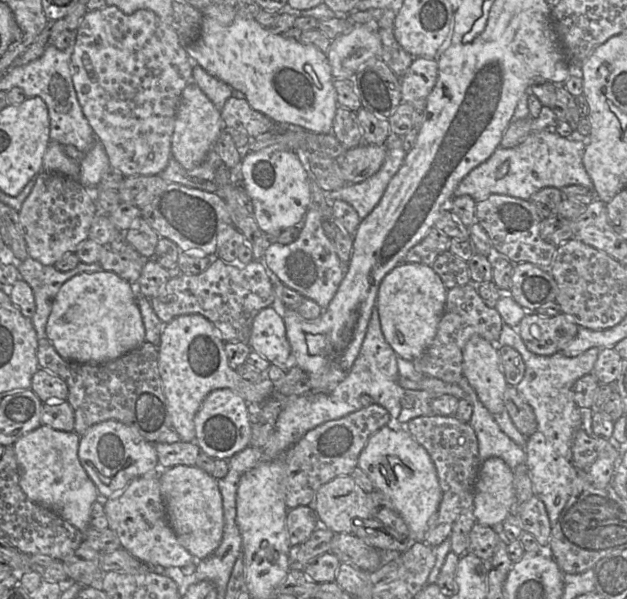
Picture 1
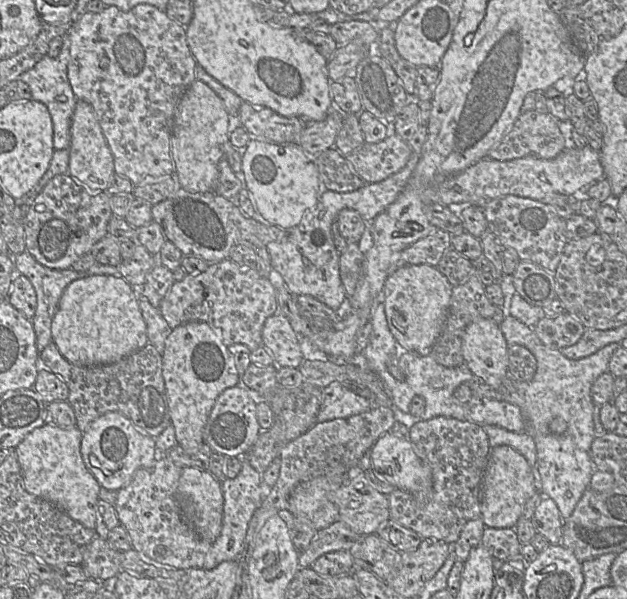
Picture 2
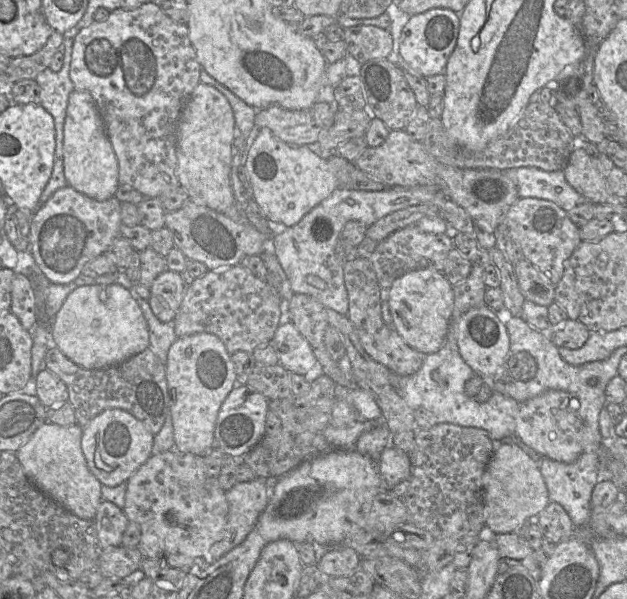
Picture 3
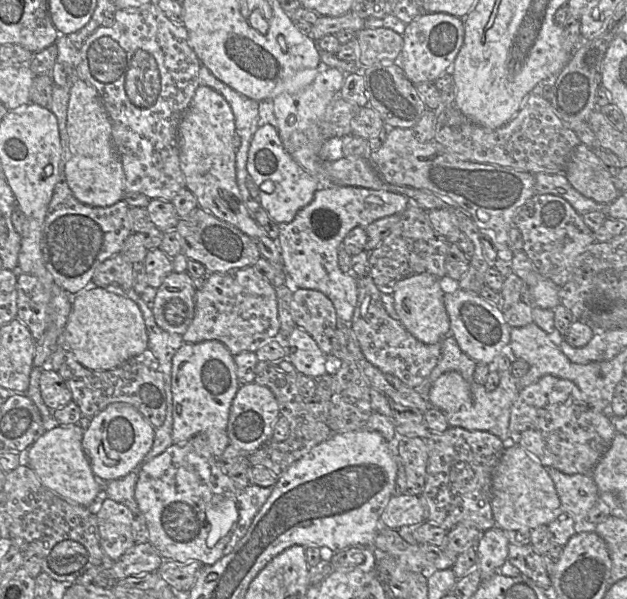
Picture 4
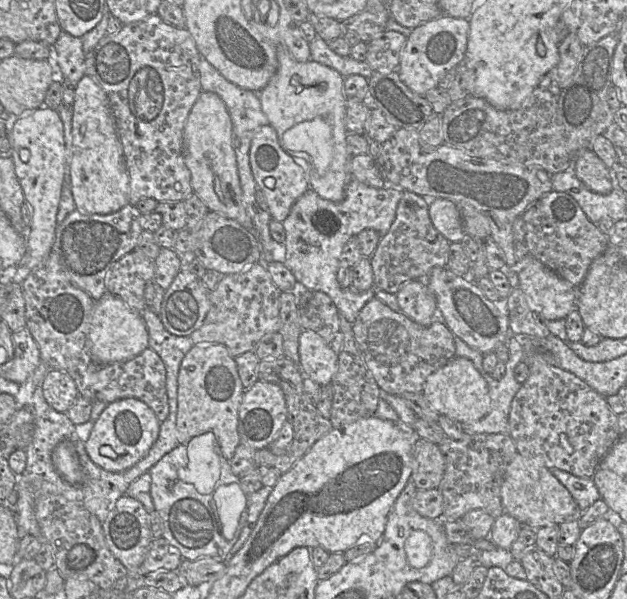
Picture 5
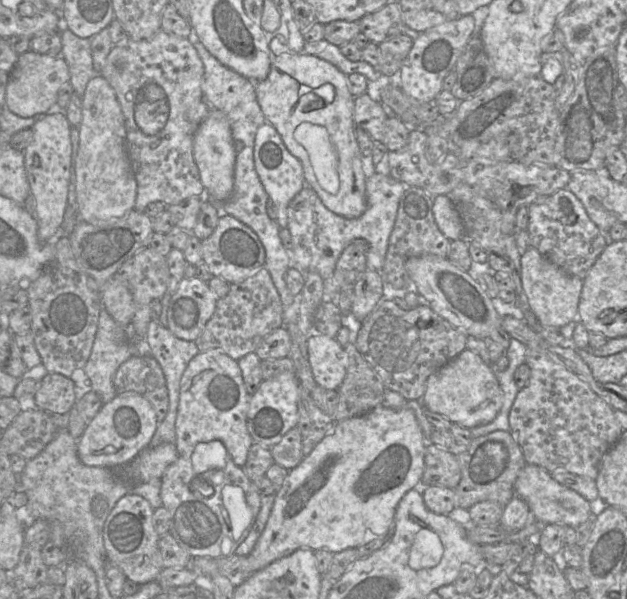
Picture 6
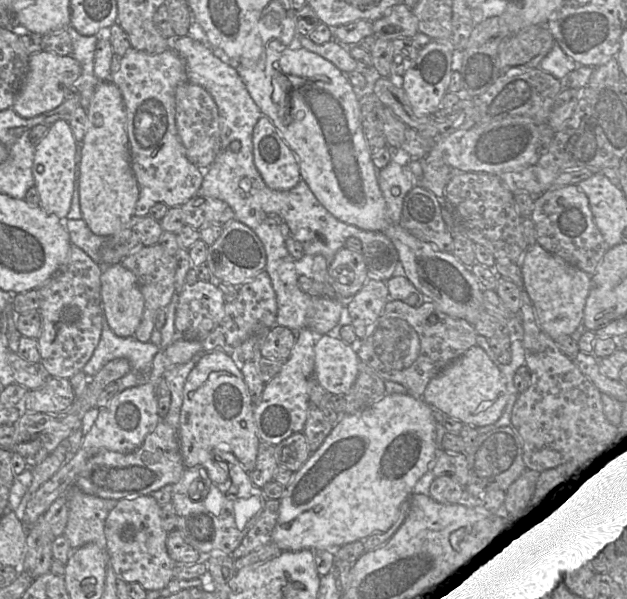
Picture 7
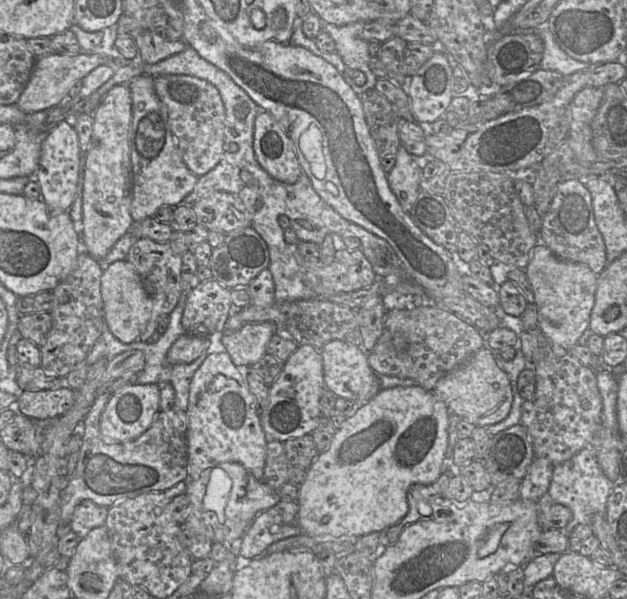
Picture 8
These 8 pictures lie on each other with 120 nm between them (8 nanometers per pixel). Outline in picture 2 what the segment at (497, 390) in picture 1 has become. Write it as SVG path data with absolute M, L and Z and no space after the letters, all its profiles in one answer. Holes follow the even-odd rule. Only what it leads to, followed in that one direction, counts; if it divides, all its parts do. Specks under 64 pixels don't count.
M487 318L474 320L463 331L461 351L469 370L498 389L508 375L508 344L500 325Z

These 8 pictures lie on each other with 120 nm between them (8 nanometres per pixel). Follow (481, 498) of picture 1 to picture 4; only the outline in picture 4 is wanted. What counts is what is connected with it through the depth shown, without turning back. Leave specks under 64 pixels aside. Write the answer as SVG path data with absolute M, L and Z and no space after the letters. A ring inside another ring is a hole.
M506 443L504 452L493 472L491 507L495 527L518 531L548 525L561 513L562 505L553 480L538 458L520 445Z

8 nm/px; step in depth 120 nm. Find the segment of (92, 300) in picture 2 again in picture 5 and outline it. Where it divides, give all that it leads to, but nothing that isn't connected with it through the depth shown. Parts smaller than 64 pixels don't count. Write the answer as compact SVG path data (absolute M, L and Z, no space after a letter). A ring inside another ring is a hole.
M109 292L95 301L86 342L86 358L95 365L129 360L148 348L148 331L142 313Z

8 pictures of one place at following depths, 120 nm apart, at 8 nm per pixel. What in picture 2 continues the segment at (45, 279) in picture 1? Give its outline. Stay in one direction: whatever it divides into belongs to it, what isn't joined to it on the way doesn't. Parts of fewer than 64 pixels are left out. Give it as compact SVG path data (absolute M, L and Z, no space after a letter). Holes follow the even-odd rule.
M28 251L16 255L14 259L15 272L26 276L36 292L37 307L32 318L34 332L36 334L37 351L40 352L52 341L51 326L53 317L57 311L60 298L65 288L74 280L90 277L93 275L112 275L122 277L115 266L96 263L86 271L74 271L72 269L52 269L39 263Z

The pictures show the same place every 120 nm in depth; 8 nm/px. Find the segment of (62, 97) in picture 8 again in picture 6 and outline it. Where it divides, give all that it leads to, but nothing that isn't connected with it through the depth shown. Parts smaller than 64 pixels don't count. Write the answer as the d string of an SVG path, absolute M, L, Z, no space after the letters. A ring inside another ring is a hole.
M27 51L18 55L5 92L5 106L22 118L45 115L56 104L63 84L69 82L70 75L66 62L61 56L48 56Z

